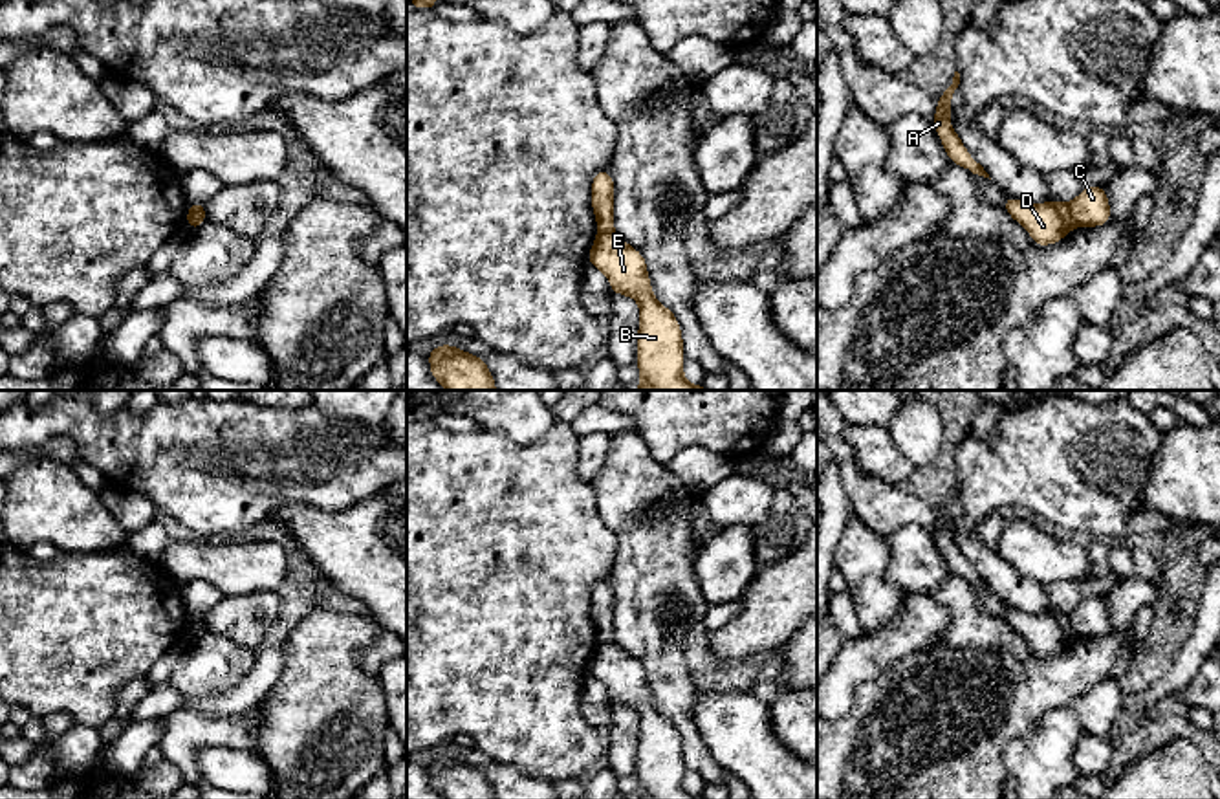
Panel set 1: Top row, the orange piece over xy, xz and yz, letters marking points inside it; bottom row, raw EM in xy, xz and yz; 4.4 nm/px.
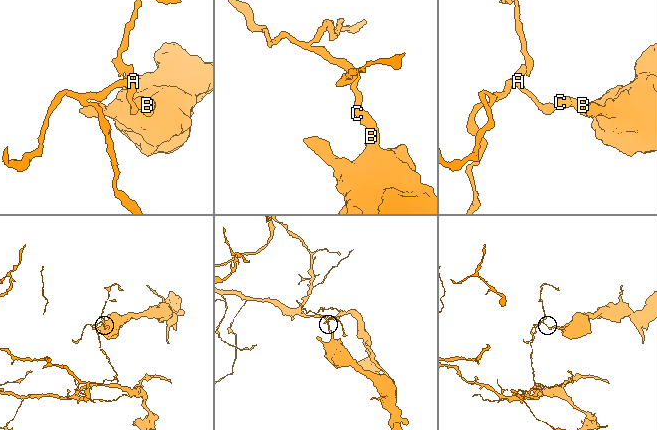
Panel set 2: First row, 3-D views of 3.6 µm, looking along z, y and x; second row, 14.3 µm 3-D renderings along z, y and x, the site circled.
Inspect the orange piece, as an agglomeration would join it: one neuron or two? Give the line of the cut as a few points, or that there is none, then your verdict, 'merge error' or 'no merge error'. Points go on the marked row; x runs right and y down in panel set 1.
cut yz (1067, 204), (1076, 224); merge error

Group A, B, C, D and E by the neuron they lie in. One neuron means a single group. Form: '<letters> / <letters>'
A D / B C E

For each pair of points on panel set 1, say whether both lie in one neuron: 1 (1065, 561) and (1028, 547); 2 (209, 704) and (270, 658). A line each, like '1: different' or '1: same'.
1: same
2: same

